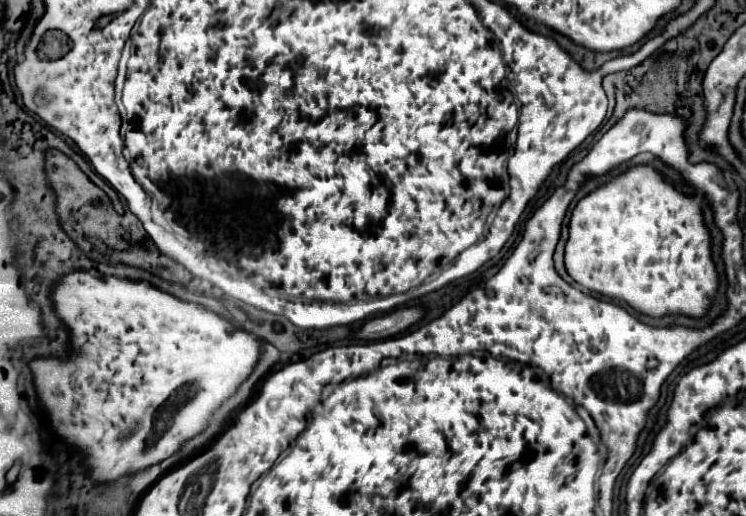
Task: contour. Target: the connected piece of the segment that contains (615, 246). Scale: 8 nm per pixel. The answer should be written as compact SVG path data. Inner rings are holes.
M649 164L633 166L627 172L609 178L605 184L591 190L577 202L569 220L565 268L567 274L583 288L623 300L635 312L647 314L651 318L663 318L665 314L685 314L699 320L711 308L719 288L719 274L711 252L711 234L703 220L701 202L695 196L685 194L675 182Z

